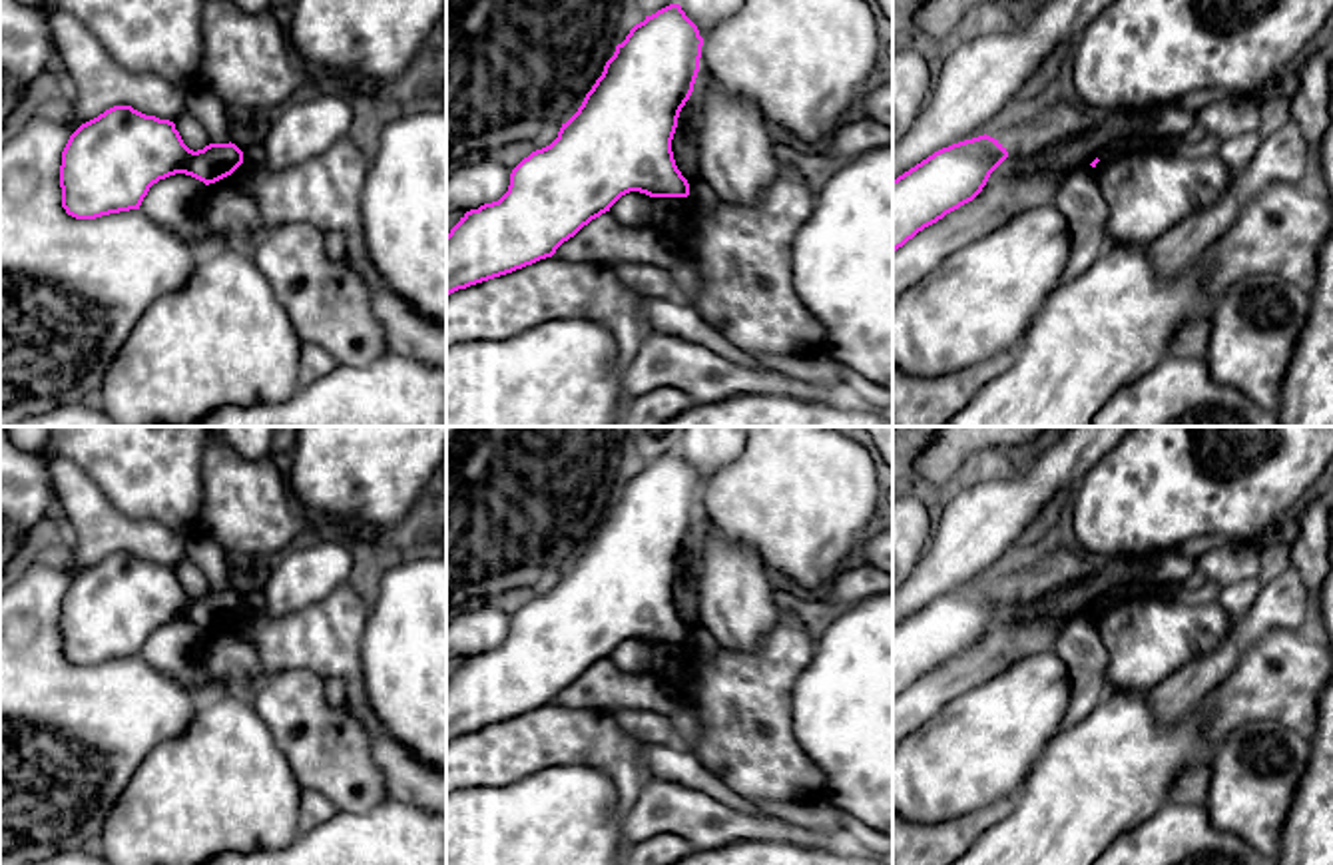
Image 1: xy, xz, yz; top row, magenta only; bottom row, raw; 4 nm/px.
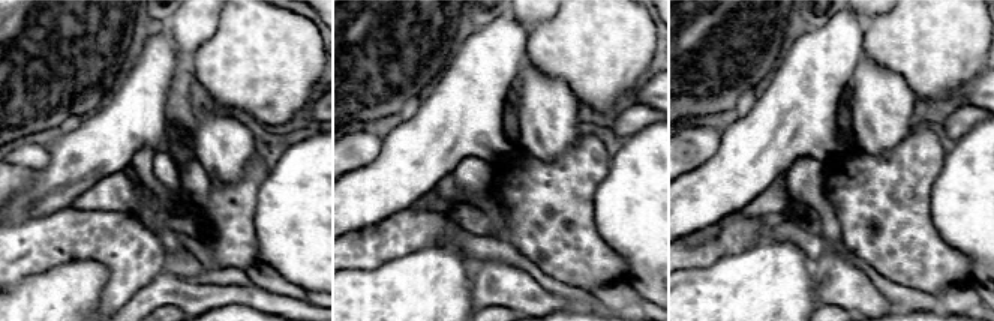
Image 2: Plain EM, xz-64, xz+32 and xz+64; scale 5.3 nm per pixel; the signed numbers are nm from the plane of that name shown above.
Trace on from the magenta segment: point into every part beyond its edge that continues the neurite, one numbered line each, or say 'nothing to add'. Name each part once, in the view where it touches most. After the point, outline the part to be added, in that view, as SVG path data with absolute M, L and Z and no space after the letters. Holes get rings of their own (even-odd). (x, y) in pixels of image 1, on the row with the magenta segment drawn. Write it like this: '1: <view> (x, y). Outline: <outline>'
nothing to add

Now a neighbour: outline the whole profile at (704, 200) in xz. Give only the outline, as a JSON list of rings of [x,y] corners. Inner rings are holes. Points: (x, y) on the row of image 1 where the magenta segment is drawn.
[[[699,179],[689,185],[689,201],[701,215],[709,215],[717,205],[717,195]]]

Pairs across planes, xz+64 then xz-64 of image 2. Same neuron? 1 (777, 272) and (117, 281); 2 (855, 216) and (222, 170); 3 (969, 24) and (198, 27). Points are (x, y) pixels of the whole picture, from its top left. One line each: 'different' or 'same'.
1: different
2: different
3: different

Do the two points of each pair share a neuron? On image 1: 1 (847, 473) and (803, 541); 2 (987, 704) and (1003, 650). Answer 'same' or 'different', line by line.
1: same
2: different

